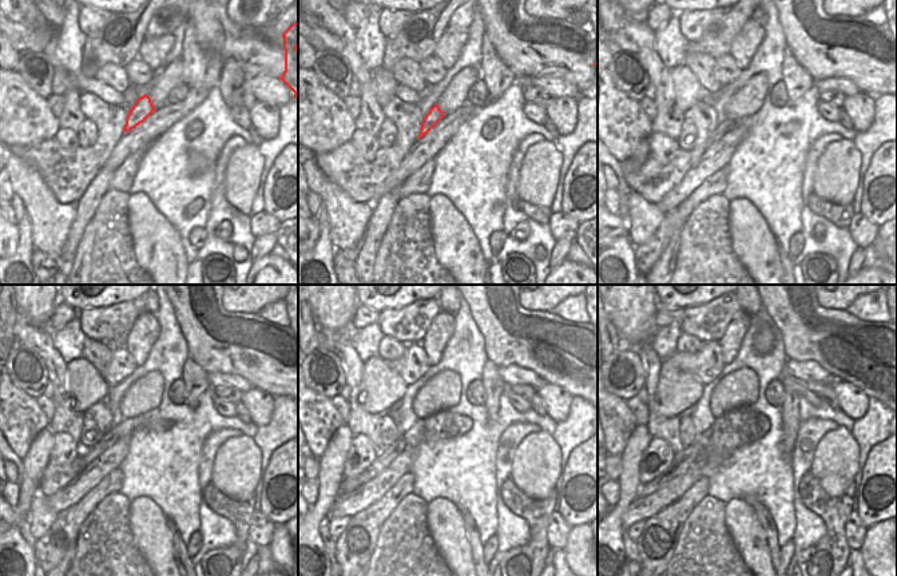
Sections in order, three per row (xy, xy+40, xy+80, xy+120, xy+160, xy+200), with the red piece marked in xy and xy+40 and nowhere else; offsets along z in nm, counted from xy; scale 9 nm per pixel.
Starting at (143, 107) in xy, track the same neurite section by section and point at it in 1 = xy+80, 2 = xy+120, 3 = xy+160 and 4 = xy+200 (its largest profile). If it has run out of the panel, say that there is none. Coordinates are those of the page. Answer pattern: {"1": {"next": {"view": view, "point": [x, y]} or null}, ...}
{"1": {"next": {"view": "xy+80", "point": [726, 124]}}, "2": {"next": {"view": "xy+120", "point": [112, 435]}}, "3": {"next": {"view": "xy+160", "point": [387, 456]}}, "4": {"next": {"view": "xy+200", "point": [687, 456]}}}

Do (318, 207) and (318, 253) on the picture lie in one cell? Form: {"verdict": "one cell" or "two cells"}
{"verdict": "one cell"}

